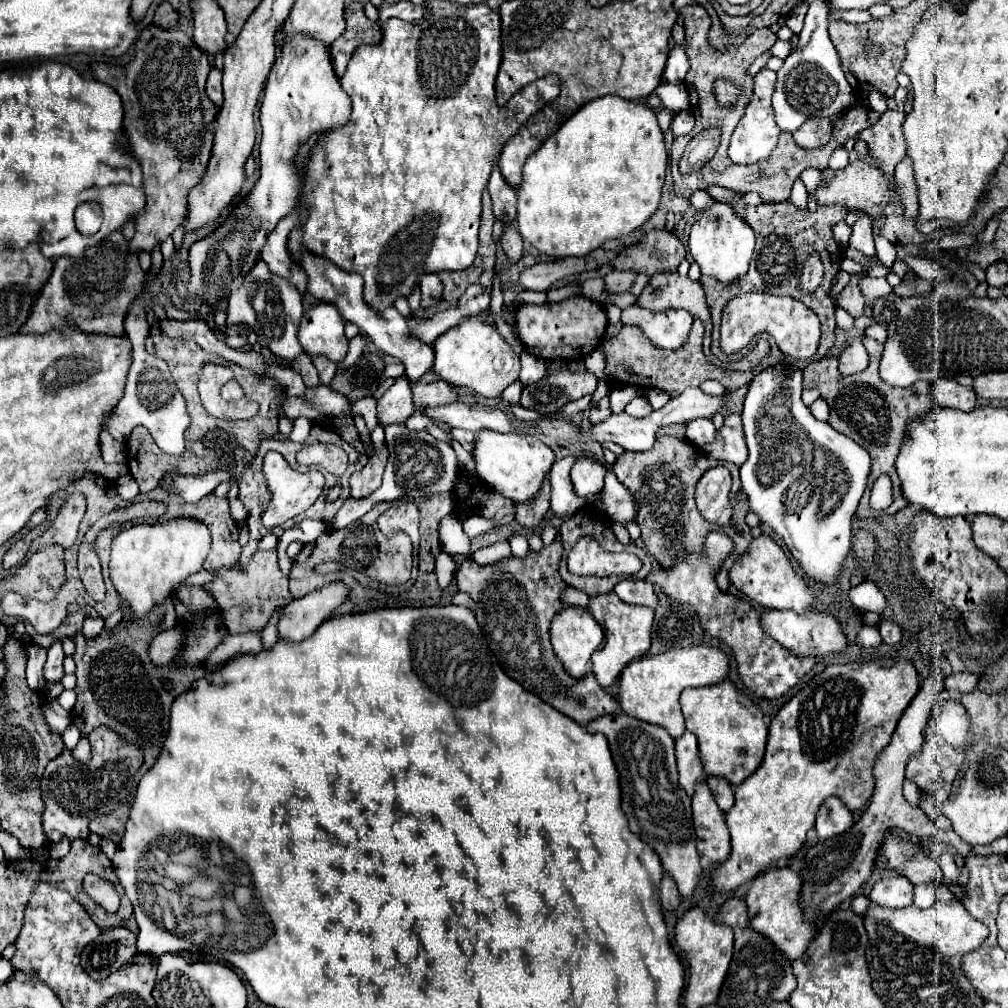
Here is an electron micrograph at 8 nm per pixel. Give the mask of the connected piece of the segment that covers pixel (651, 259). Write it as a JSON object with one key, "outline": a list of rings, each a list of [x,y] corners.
{"outline":[[[662,228],[662,230],[650,230],[650,234],[644,236],[642,244],[626,248],[616,260],[616,270],[632,270],[636,274],[652,276],[656,272],[664,270],[676,270],[678,264],[684,260],[686,248],[680,244],[674,232]]]}

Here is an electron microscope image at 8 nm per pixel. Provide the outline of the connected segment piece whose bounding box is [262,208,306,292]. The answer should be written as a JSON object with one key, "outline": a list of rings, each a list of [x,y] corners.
{"outline":[[[294,208],[286,218],[282,218],[274,226],[274,230],[266,236],[266,244],[262,248],[262,256],[264,256],[264,262],[270,266],[270,270],[274,274],[280,274],[280,276],[288,278],[290,282],[294,282],[298,286],[300,292],[304,292],[306,274],[300,268],[300,264],[296,264],[290,258],[290,252],[288,252],[288,234],[298,222],[298,212],[300,210]]]}

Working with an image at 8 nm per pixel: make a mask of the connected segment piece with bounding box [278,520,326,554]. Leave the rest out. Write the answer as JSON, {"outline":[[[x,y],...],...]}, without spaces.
{"outline":[[[302,520],[298,524],[294,524],[292,528],[288,528],[284,534],[282,534],[282,542],[278,544],[278,552],[284,554],[286,546],[294,540],[302,542],[302,544],[308,544],[308,542],[315,542],[316,538],[320,536],[320,532],[326,530],[326,524],[320,522],[320,520]]]}

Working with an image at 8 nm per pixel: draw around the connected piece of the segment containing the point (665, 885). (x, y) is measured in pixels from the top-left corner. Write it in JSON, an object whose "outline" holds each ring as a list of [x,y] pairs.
{"outline":[[[664,874],[662,884],[660,884],[660,900],[662,900],[662,908],[664,910],[676,910],[676,906],[680,902],[680,894],[678,894],[676,882],[668,874]]]}

